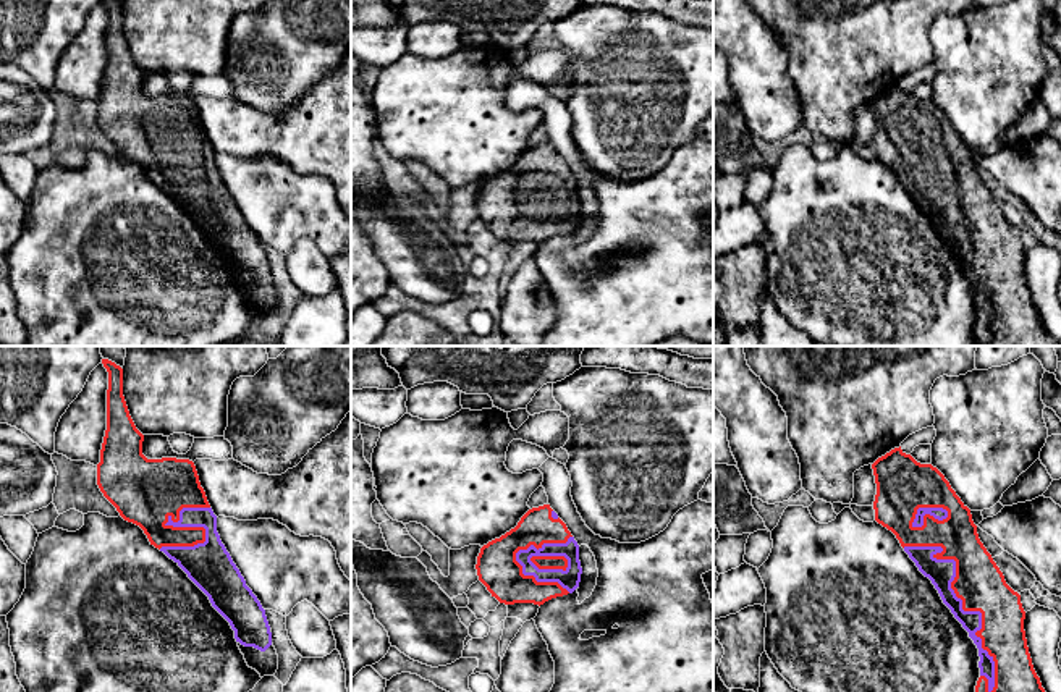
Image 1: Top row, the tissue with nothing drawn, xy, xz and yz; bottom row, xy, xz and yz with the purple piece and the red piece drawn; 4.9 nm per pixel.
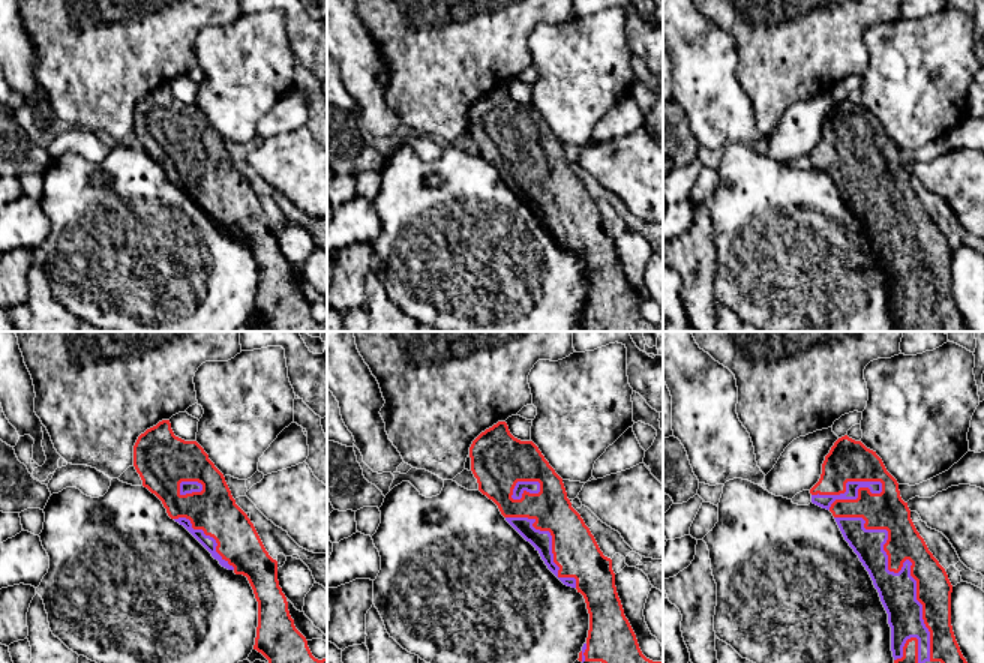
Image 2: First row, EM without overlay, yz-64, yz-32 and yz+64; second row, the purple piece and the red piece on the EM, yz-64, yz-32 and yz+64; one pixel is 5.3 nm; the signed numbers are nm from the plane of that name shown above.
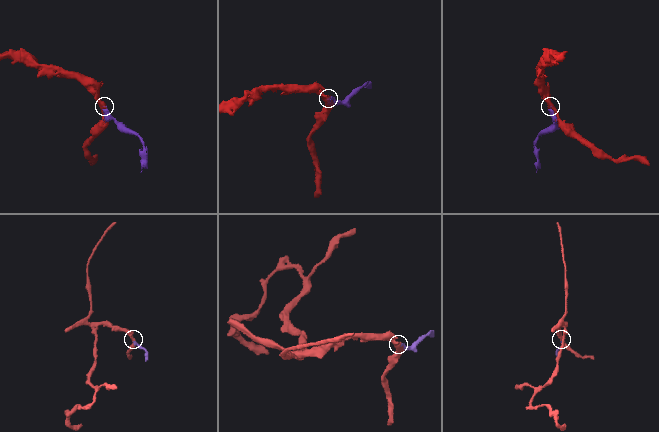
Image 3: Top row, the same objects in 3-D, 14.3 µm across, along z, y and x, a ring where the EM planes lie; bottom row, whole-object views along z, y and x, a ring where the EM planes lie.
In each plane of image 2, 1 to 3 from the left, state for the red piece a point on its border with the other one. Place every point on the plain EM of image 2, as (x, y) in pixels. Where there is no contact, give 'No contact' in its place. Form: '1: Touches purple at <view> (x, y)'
1: Touches purple at yz-64 (207, 200)
2: Touches purple at yz-32 (551, 206)
3: Touches purple at yz+64 (902, 231)

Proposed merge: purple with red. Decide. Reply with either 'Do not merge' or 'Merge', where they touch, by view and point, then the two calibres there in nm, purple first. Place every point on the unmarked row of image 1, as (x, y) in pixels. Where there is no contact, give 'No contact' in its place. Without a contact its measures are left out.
Merge. Touches purple at yz (961, 238). Thickness 140 nm (purple) against 240 nm

